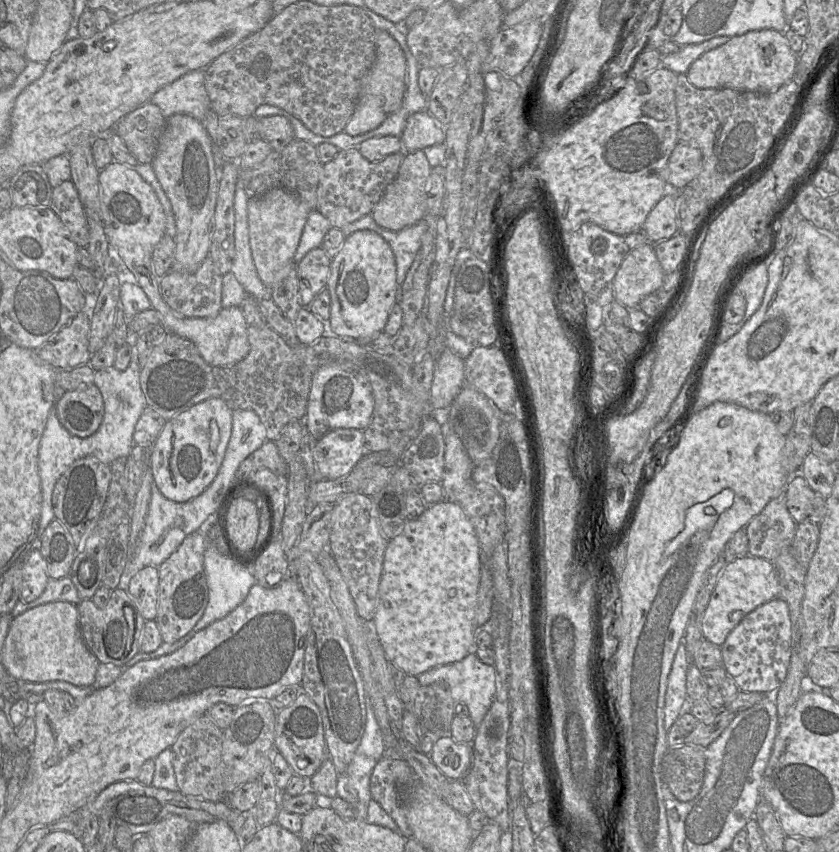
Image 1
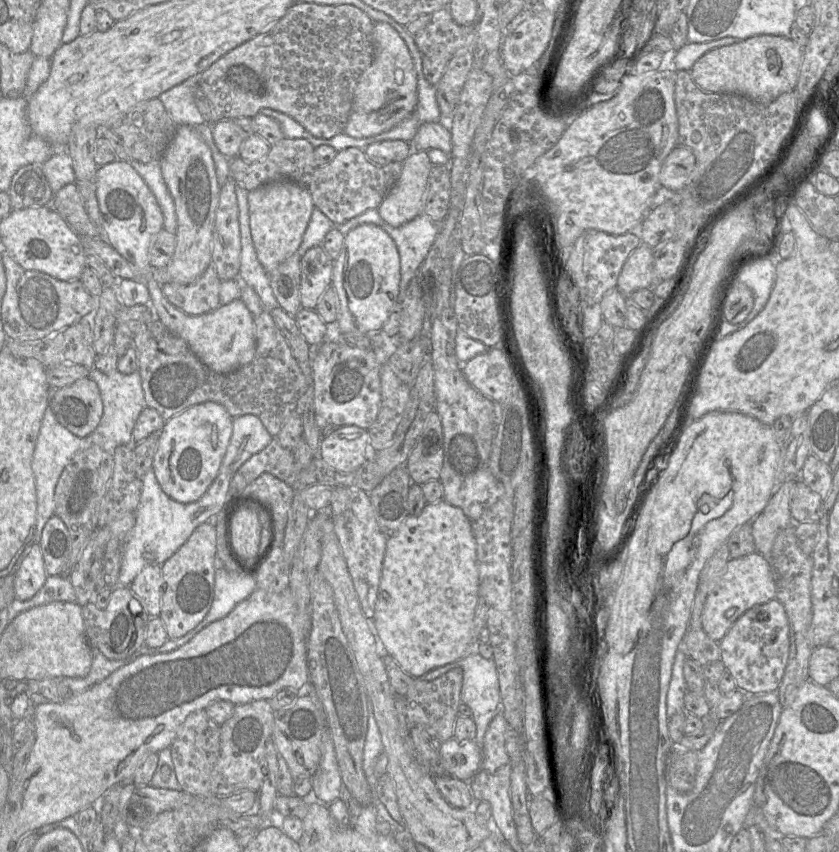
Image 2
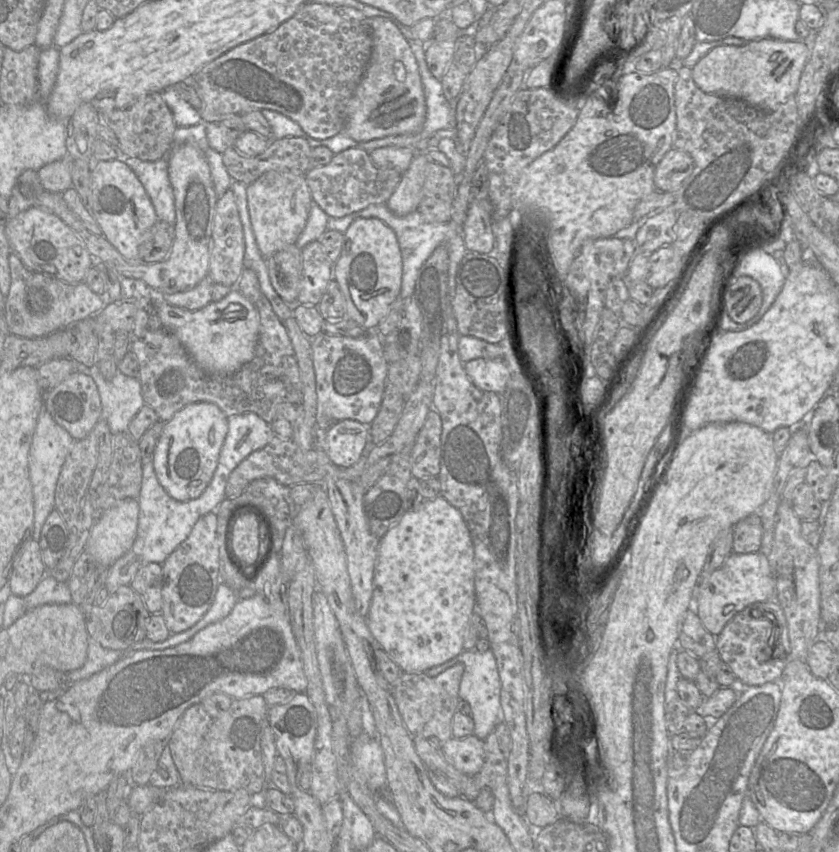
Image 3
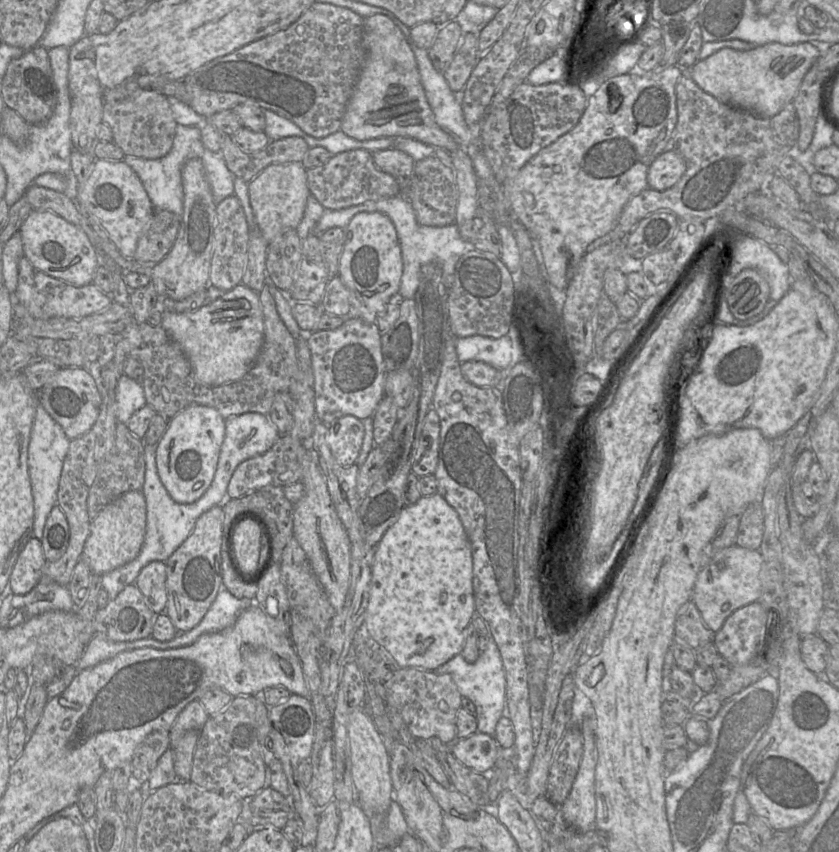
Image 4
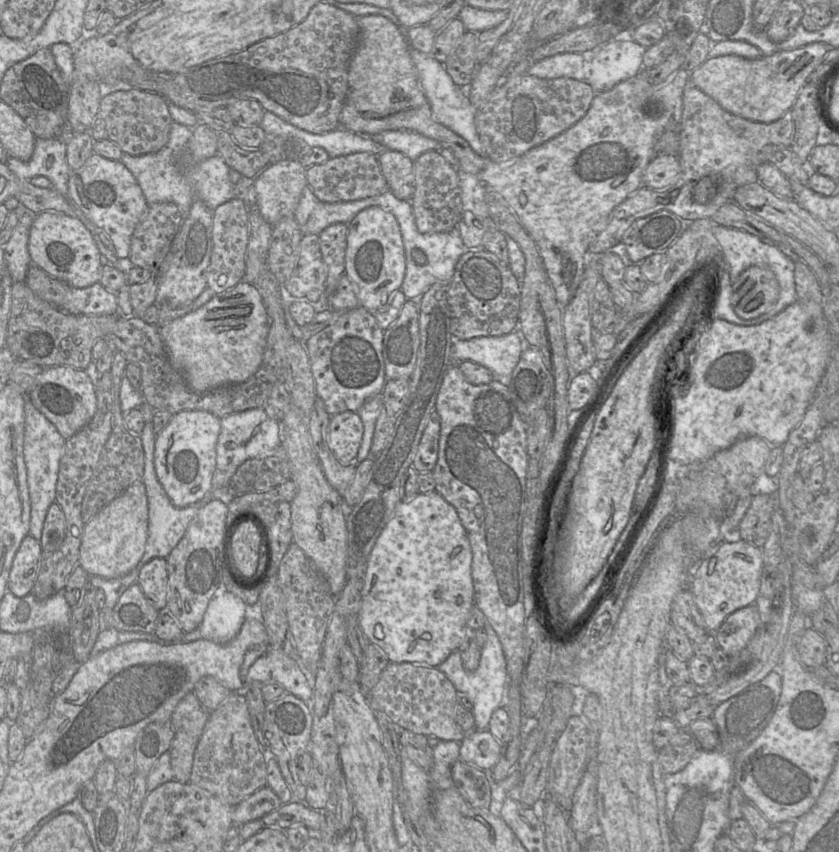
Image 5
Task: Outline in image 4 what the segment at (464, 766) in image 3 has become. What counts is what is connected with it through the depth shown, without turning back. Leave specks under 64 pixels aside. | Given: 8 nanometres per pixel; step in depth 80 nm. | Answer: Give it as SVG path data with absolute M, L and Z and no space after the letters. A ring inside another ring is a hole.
M476 732L467 738L457 739L451 745L450 752L463 765L484 774L494 768L499 748L493 736Z

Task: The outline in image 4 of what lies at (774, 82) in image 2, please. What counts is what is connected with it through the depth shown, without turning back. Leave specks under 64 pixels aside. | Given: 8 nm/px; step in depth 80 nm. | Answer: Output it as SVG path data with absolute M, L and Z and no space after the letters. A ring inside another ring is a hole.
M771 42L746 51L723 48L704 60L698 60L691 68L691 76L703 91L722 103L743 109L758 117L769 118L778 114L789 102L792 102L805 74L820 55L820 49L810 42L792 45Z

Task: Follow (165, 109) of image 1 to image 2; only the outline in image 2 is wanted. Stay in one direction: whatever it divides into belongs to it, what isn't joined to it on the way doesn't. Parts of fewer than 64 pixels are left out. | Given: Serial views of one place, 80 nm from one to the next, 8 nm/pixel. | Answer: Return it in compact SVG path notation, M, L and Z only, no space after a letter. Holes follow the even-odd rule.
M190 77L158 97L177 127L197 126L205 122L194 99L197 88L198 77Z

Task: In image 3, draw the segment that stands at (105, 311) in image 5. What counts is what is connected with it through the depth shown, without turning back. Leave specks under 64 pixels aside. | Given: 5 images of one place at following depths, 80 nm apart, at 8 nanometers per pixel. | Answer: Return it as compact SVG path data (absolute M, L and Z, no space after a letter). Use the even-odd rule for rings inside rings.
M14 254L9 255L11 285L5 298L4 315L9 333L25 338L41 338L68 325L97 314L105 307L105 299L93 292L86 283L69 284L55 277L28 269Z

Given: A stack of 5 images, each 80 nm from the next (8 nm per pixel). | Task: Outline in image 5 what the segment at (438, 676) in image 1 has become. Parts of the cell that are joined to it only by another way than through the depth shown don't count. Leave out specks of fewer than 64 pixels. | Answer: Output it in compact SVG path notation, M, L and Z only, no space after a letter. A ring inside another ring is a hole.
M487 621L484 625L484 630L487 634L487 641L481 649L480 662L476 670L467 671L464 669L459 650L452 652L443 663L437 666L452 682L456 691L469 695L473 700L473 709L471 712L474 716L475 728L477 730L488 729L493 712L504 705L508 687L506 660L501 642L497 633Z

